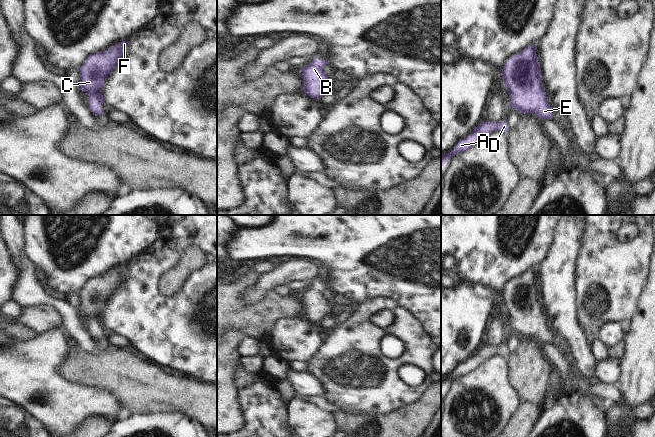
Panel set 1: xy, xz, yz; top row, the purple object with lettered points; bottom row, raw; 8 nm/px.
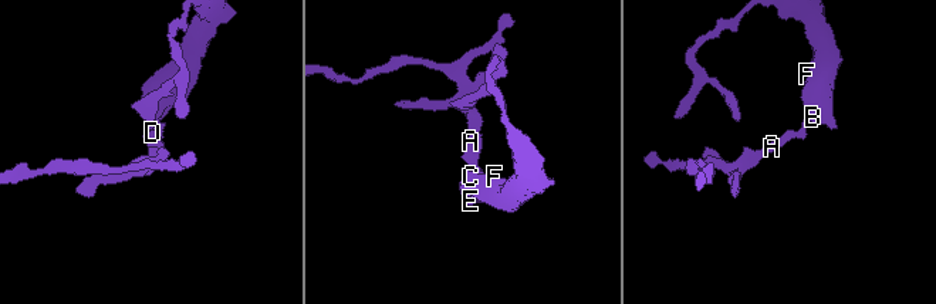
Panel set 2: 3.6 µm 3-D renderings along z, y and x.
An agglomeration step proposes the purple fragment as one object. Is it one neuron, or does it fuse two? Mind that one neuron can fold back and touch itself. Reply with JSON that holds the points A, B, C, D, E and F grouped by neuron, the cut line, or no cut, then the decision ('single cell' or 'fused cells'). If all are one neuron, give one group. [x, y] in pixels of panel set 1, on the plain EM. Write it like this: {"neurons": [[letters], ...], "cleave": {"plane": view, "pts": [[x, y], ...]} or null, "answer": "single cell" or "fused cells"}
{"neurons": [["A", "B", "C", "D", "E", "F"]], "cleave": null, "answer": "single cell"}

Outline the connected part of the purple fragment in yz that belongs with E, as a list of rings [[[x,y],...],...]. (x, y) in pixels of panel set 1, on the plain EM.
[[[529,270],[508,283],[502,293],[503,306],[511,321],[509,332],[533,337],[540,343],[553,343],[542,306],[536,270]]]

